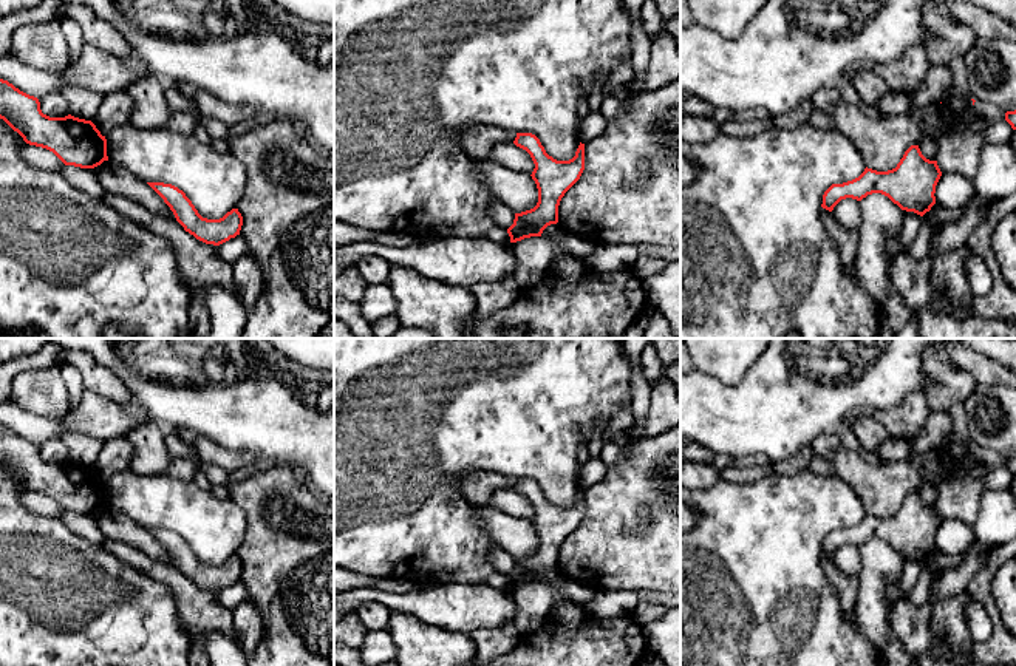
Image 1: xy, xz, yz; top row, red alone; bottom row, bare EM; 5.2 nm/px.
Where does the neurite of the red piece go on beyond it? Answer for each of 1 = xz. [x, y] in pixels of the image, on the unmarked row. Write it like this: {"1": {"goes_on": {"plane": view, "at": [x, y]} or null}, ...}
{"1": {"goes_on": null}}

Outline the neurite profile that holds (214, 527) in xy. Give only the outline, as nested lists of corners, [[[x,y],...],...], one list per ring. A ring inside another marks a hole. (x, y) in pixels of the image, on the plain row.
[[[119,471],[107,481],[107,502],[114,511],[127,515],[144,528],[172,530],[182,536],[203,564],[220,566],[237,555],[246,535],[246,513],[230,499],[220,499],[201,490],[193,481],[173,476],[138,476]]]

